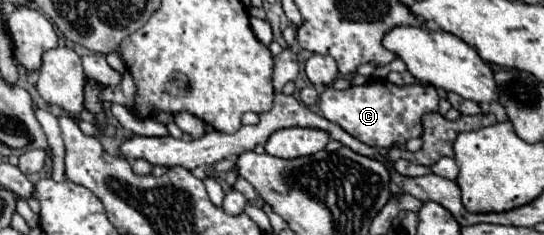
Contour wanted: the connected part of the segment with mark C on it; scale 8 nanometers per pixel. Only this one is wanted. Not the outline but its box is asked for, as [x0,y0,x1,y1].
[319,81,439,149]

